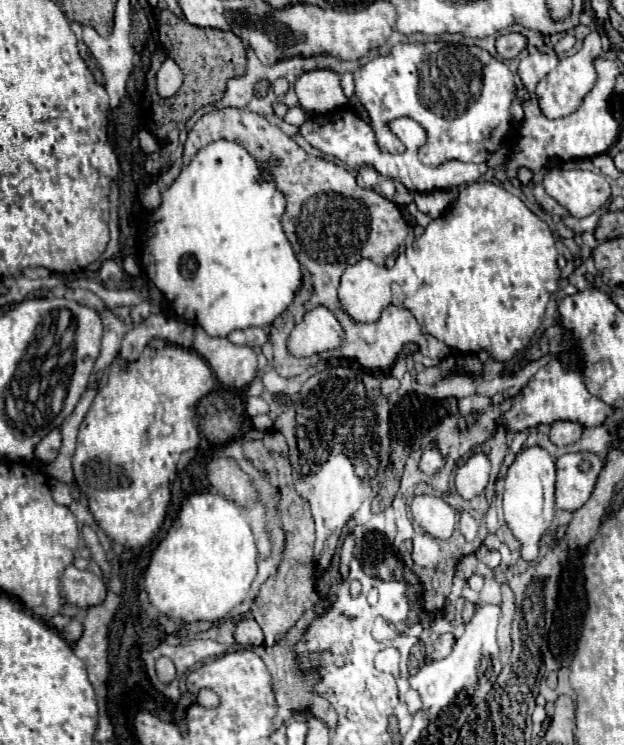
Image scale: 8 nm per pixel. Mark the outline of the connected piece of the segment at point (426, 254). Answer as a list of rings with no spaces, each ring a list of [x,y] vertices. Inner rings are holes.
[[[474,182],[474,184],[468,184],[464,190],[460,190],[458,198],[456,198],[456,204],[452,204],[452,208],[444,214],[444,218],[436,218],[432,220],[428,226],[426,226],[426,232],[412,242],[412,246],[404,248],[404,252],[398,254],[396,258],[396,264],[392,270],[384,268],[384,266],[378,266],[370,260],[360,260],[356,262],[354,266],[348,266],[344,270],[344,276],[342,276],[342,282],[340,282],[340,290],[338,290],[338,298],[342,302],[342,308],[358,322],[374,322],[378,320],[378,316],[382,314],[384,306],[388,302],[396,304],[396,306],[402,306],[406,310],[410,310],[414,314],[414,318],[422,326],[422,330],[426,334],[432,334],[436,336],[440,342],[444,342],[448,348],[460,352],[460,354],[476,354],[480,350],[486,350],[494,360],[498,362],[510,362],[514,358],[514,354],[520,354],[530,338],[534,336],[534,332],[540,328],[540,322],[542,322],[542,316],[546,312],[546,304],[550,300],[550,296],[558,290],[558,282],[560,282],[560,268],[556,264],[556,258],[558,258],[558,250],[556,250],[556,244],[554,244],[554,234],[550,232],[548,224],[538,218],[518,196],[506,192],[502,186],[494,184],[494,182]]]

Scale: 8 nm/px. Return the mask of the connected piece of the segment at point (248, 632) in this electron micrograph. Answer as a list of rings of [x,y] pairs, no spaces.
[[[240,620],[236,624],[236,632],[234,638],[240,646],[260,646],[264,642],[262,630],[258,626],[256,620]]]

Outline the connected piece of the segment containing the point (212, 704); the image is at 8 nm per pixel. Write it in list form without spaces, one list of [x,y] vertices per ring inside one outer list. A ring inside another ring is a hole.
[[[202,688],[202,690],[196,694],[196,700],[198,700],[202,706],[206,706],[206,708],[216,708],[216,706],[220,704],[218,696],[216,696],[212,690],[208,690],[208,688]]]

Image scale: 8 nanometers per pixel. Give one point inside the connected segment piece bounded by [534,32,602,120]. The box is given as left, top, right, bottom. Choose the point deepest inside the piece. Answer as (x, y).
(560, 92)

